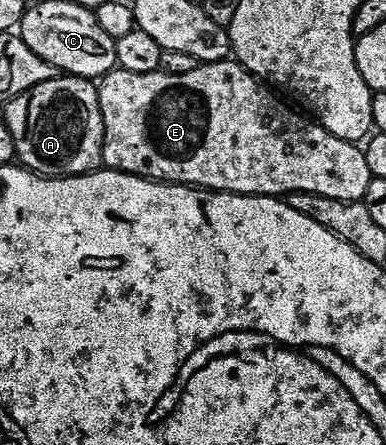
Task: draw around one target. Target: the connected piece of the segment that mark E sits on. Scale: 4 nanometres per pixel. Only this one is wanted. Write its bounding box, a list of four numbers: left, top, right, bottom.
[97,60,370,202]

